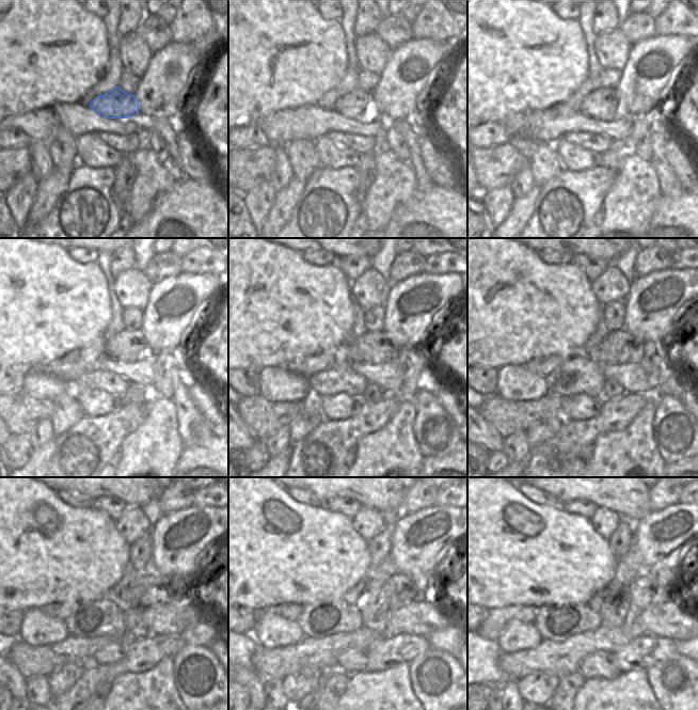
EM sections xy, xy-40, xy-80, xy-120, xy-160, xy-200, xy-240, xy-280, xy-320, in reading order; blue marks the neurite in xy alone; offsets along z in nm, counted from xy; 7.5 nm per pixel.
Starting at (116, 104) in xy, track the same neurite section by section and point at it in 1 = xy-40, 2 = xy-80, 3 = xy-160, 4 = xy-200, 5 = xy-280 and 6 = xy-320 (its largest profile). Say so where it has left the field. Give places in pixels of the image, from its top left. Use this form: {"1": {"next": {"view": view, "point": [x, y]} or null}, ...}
{"1": {"next": {"view": "xy-40", "point": [359, 105]}}, "2": {"next": {"view": "xy-80", "point": [607, 105]}}, "3": {"next": {"view": "xy-160", "point": [374, 347]}}, "4": {"next": {"view": "xy-200", "point": [620, 347]}}, "5": {"next": {"view": "xy-280", "point": [401, 592]}}, "6": {"next": {"view": "xy-320", "point": [644, 592]}}}

